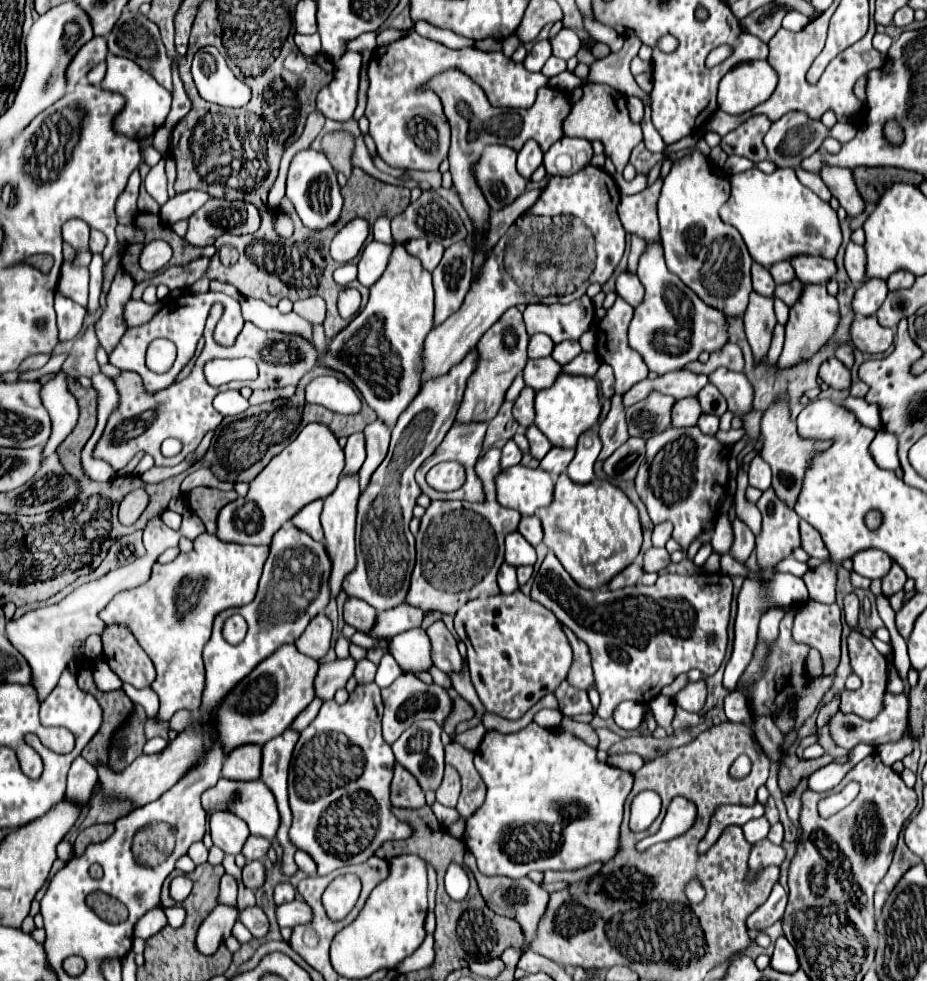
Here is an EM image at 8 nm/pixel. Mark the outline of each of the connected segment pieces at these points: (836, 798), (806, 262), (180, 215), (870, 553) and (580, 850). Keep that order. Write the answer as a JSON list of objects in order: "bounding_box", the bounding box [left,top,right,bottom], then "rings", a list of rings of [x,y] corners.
[{"bounding_box":[818,781,859,817],"rings":[[[851,781],[839,793],[832,795],[832,797],[826,797],[826,805],[824,805],[824,799],[818,803],[820,815],[822,815],[822,817],[834,815],[844,807],[848,806],[857,797],[859,791],[859,783]]]},{"bounding_box":[790,255,836,283],"rings":[[[814,255],[792,257],[790,265],[794,267],[796,277],[802,283],[826,283],[836,273],[834,261],[828,261],[824,257],[814,257]]]},{"bounding_box":[160,191,210,225],"rings":[[[186,191],[186,193],[178,193],[176,197],[168,199],[166,205],[160,207],[160,217],[164,223],[172,225],[180,219],[188,219],[192,215],[192,211],[200,209],[206,201],[210,199],[208,193],[204,191]]]},{"bounding_box":[852,549,892,579],"rings":[[[864,549],[856,553],[856,557],[852,557],[852,565],[858,575],[868,579],[880,579],[888,573],[892,559],[880,549]]]},{"bounding_box":[464,721,634,879],"rings":[[[534,721],[524,727],[522,731],[516,731],[516,733],[500,733],[500,731],[486,731],[486,737],[484,737],[484,743],[480,743],[480,747],[476,749],[476,755],[474,755],[474,765],[476,765],[476,771],[480,773],[482,781],[486,783],[486,801],[482,803],[482,807],[470,815],[466,819],[466,831],[464,831],[464,845],[466,849],[476,857],[478,861],[478,869],[480,873],[484,875],[504,875],[504,877],[510,877],[510,879],[520,879],[520,877],[526,877],[528,871],[564,871],[564,869],[578,869],[578,867],[584,867],[588,863],[594,863],[594,861],[610,861],[616,851],[618,851],[618,837],[620,837],[620,815],[622,815],[622,807],[624,807],[624,801],[632,789],[632,783],[634,783],[634,777],[632,773],[628,771],[622,771],[618,767],[610,767],[608,763],[600,763],[596,759],[596,749],[586,745],[584,741],[580,741],[574,733],[568,733],[564,729],[548,729],[548,727],[540,727],[536,725]]]}]

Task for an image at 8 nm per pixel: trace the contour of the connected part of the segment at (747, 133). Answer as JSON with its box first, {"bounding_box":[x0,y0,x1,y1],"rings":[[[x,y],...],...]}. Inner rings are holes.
{"bounding_box":[720,115,770,163],"rings":[[[754,115],[746,123],[742,123],[738,129],[724,135],[720,145],[726,151],[726,155],[742,155],[754,163],[764,161],[766,159],[766,147],[762,143],[762,137],[766,135],[768,127],[770,127],[768,117]]]}

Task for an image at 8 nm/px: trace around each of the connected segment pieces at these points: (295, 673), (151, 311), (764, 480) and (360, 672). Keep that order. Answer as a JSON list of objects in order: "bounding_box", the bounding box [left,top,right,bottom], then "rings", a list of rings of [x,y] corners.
[{"bounding_box":[218,645,318,753],"rings":[[[280,645],[276,653],[264,659],[234,691],[226,697],[218,709],[218,735],[224,745],[224,753],[244,743],[264,745],[278,737],[296,719],[296,715],[308,707],[314,699],[314,677],[318,661],[302,655],[294,645]]]},{"bounding_box":[124,301,162,327],"rings":[[[128,301],[128,303],[126,303],[126,309],[124,309],[124,317],[126,317],[128,327],[136,327],[136,325],[146,323],[150,317],[156,315],[156,311],[158,311],[160,307],[162,307],[162,303],[148,305],[148,303],[144,303],[144,301]]]},{"bounding_box":[748,453,772,491],"rings":[[[756,453],[754,461],[750,463],[750,469],[748,469],[748,477],[750,477],[750,485],[764,491],[770,487],[770,479],[772,479],[772,473],[768,469],[768,463],[764,463],[760,459],[760,455]]]},{"bounding_box":[354,659,376,683],"rings":[[[362,659],[356,663],[354,669],[354,677],[358,683],[372,683],[374,681],[374,673],[376,673],[376,665],[368,659]]]}]

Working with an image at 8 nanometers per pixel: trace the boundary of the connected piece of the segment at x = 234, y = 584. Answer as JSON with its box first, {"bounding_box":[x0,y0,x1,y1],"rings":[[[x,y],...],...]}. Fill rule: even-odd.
{"bounding_box":[100,533,268,723],"rings":[[[202,533],[194,541],[194,549],[190,553],[180,553],[174,561],[160,565],[154,563],[152,577],[148,583],[118,593],[108,607],[100,613],[100,619],[106,623],[126,623],[142,649],[148,653],[156,667],[156,679],[150,685],[154,693],[160,697],[160,709],[154,717],[156,723],[168,723],[172,715],[180,709],[198,711],[202,691],[204,691],[204,661],[202,661],[202,649],[210,639],[212,623],[216,615],[228,607],[246,605],[256,597],[258,581],[262,575],[262,565],[268,557],[268,547],[256,547],[256,545],[238,545],[238,543],[224,543],[216,535]]]}

